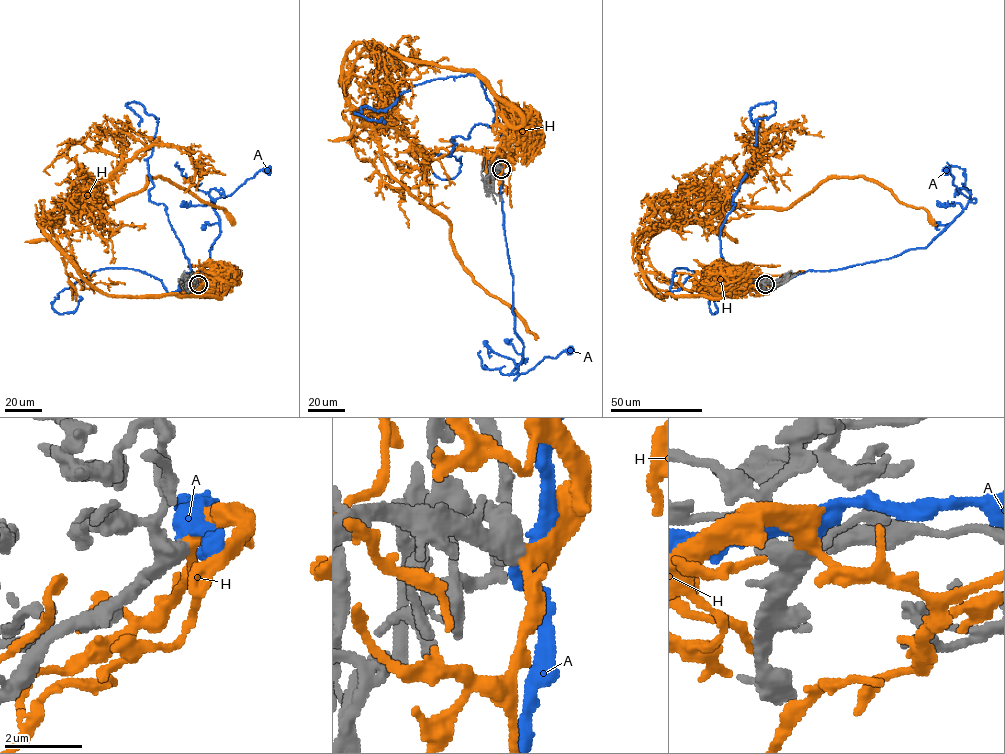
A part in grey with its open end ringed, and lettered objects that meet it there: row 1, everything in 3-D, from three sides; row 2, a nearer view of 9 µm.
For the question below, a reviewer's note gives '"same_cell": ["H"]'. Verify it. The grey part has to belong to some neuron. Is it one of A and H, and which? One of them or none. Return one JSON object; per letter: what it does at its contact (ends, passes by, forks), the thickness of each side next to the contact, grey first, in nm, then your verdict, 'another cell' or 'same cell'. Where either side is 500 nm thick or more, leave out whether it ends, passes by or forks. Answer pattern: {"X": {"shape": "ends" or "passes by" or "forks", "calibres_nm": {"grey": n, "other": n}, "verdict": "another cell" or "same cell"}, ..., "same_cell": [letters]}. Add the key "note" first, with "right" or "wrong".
{"note": "right", "A": {"shape": "passes by", "calibres_nm": {"grey": 440, "other": 360}, "verdict": "another cell"}, "H": {"shape": "passes by", "calibres_nm": {"grey": 460, "other": 360}, "verdict": "same cell"}, "same_cell": ["H"]}

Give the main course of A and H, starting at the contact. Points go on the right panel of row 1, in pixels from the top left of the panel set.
A: (765, 284), (808, 270), (845, 268), (925, 248), (969, 201), (976, 201), (953, 184), (948, 168)
H: (764, 284), (659, 296), (640, 241), (726, 208), (788, 208), (833, 177), (872, 179), (936, 224)

